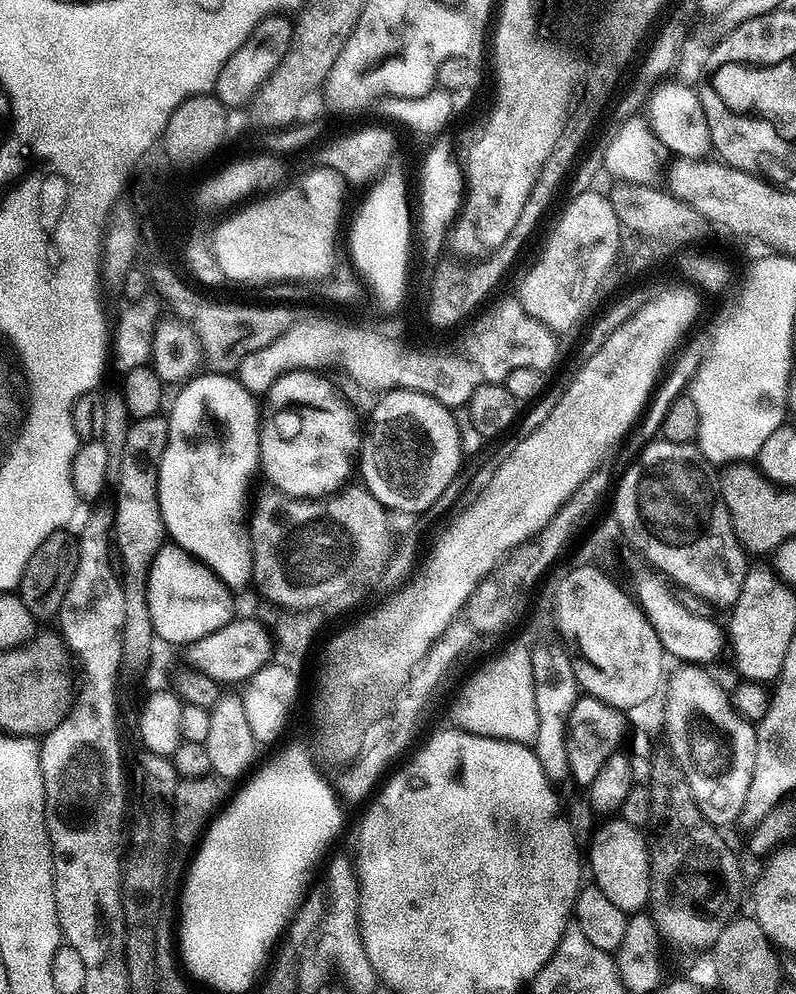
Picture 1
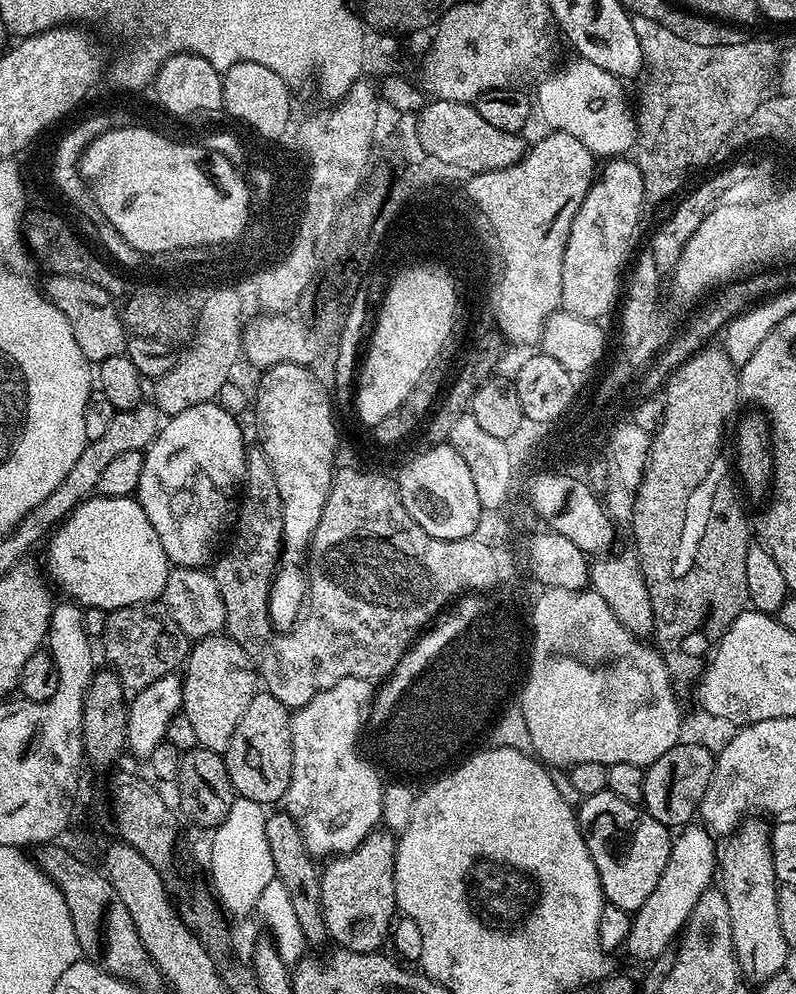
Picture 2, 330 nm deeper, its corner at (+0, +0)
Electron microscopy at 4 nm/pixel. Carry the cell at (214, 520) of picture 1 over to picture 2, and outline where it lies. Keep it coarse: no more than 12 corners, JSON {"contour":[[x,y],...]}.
{"contour":[[167,417],[136,496],[169,565],[204,568],[238,508],[244,432]]}

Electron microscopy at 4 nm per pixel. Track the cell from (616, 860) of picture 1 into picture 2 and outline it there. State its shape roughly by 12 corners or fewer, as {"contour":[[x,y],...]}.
{"contour":[[610,791],[585,796],[580,832],[607,903],[635,914],[673,833]]}

